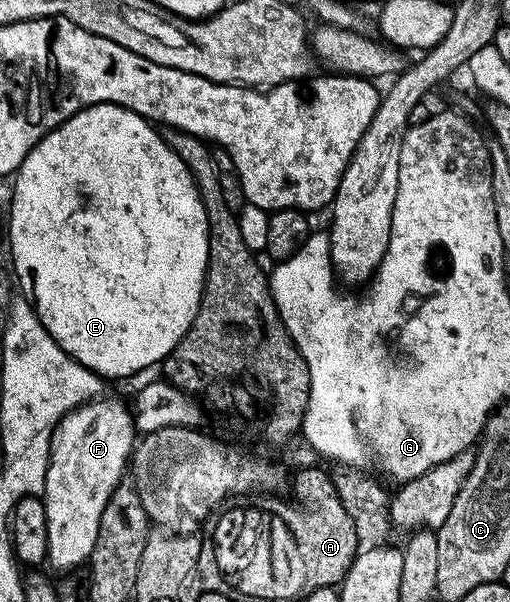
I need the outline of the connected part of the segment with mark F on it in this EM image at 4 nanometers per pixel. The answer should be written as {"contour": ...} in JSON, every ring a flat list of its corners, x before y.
{"contour":[[106,397,88,401,72,413,66,413,51,437,51,462,49,471,45,471,41,497,49,527,47,561,58,571,78,569,90,562,99,534,101,511,105,511,105,503,109,503,113,491,124,480,137,444,132,410]]}

